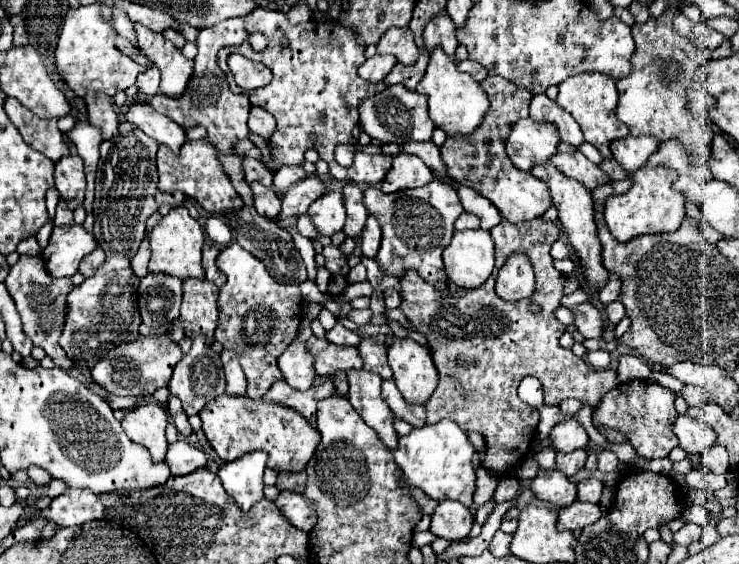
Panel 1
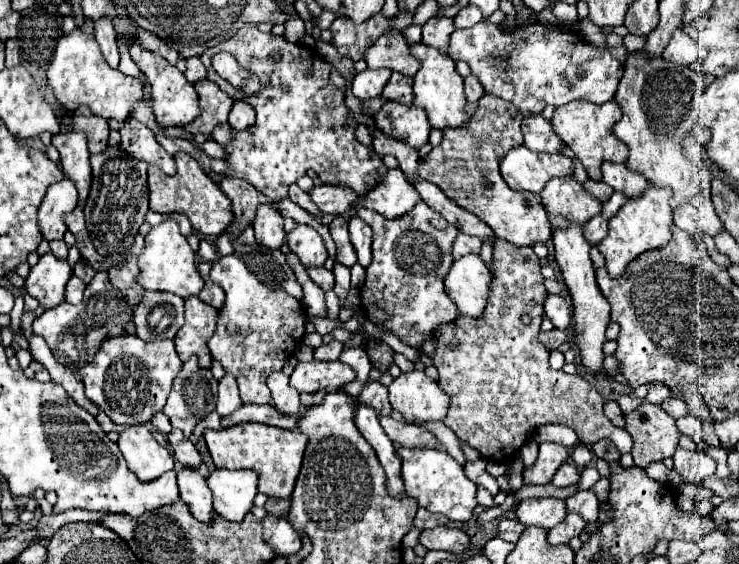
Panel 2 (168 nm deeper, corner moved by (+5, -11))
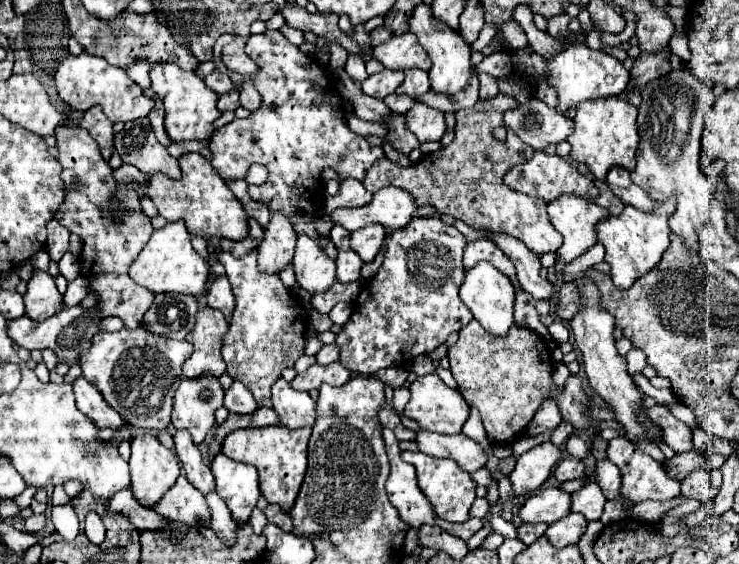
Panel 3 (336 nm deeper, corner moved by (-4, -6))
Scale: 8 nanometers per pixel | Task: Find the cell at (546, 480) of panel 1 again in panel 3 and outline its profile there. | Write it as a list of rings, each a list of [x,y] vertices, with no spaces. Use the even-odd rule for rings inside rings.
[[[559,487],[537,489],[521,507],[519,517],[527,523],[555,523],[571,513],[571,495]]]

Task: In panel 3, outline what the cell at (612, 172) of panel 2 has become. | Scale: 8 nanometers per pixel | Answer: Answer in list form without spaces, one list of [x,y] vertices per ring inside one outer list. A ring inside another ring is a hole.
[[[613,167],[613,169],[609,171],[609,175],[607,175],[605,181],[607,181],[607,185],[611,187],[611,191],[613,191],[623,203],[633,205],[633,207],[637,207],[637,209],[641,209],[641,211],[653,211],[655,201],[649,199],[649,195],[647,195],[641,187],[637,187],[637,185],[631,181],[627,169],[623,169],[623,167]]]

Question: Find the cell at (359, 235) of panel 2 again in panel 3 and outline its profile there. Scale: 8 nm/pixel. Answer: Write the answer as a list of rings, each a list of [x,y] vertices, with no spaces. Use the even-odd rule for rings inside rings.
[[[371,223],[369,227],[363,227],[351,233],[351,247],[353,251],[359,253],[359,257],[365,263],[371,263],[377,257],[383,245],[383,239],[385,239],[385,227],[381,227],[379,223]]]

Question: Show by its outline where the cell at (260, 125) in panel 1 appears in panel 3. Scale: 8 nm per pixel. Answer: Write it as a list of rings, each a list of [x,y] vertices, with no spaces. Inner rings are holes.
[[[243,83],[243,85],[237,87],[237,89],[239,89],[239,95],[241,95],[241,107],[243,107],[243,109],[255,111],[255,109],[261,107],[261,95],[259,95],[259,91],[257,91],[253,85]]]

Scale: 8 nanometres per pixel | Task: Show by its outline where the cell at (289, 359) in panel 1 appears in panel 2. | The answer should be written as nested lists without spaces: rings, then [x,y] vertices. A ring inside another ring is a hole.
[[[284,372],[270,374],[266,384],[272,394],[272,404],[276,404],[280,414],[296,416],[296,412],[300,412],[300,394],[288,384],[288,376]]]

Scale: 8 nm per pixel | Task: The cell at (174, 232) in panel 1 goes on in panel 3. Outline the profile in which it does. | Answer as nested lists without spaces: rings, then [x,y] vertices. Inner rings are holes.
[[[175,221],[153,231],[149,243],[141,249],[141,253],[133,261],[129,275],[133,281],[147,287],[151,293],[183,293],[183,295],[193,295],[199,299],[207,291],[209,265],[193,249],[185,223]]]

